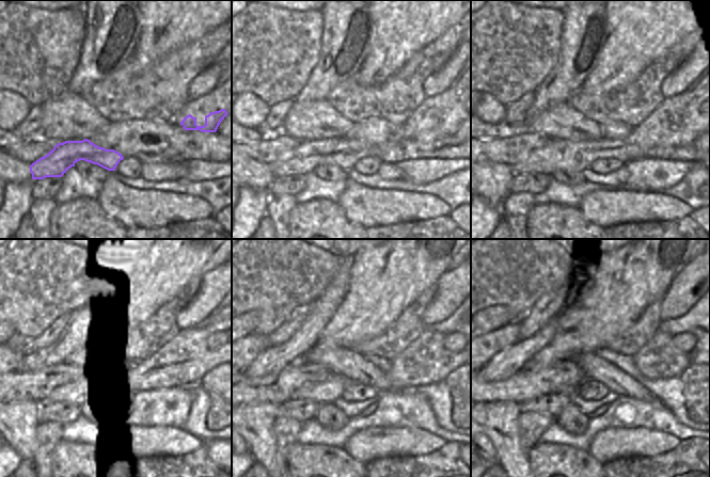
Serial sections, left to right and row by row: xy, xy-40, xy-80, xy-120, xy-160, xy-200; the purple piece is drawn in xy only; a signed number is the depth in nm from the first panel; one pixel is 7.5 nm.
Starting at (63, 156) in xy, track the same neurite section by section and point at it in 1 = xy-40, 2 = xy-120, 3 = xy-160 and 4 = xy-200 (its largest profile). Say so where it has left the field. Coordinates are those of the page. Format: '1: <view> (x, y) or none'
1: xy-40 (344, 153)
2: xy-120 (156, 374)
3: xy-160 (401, 375)
4: xy-200 (671, 367)

